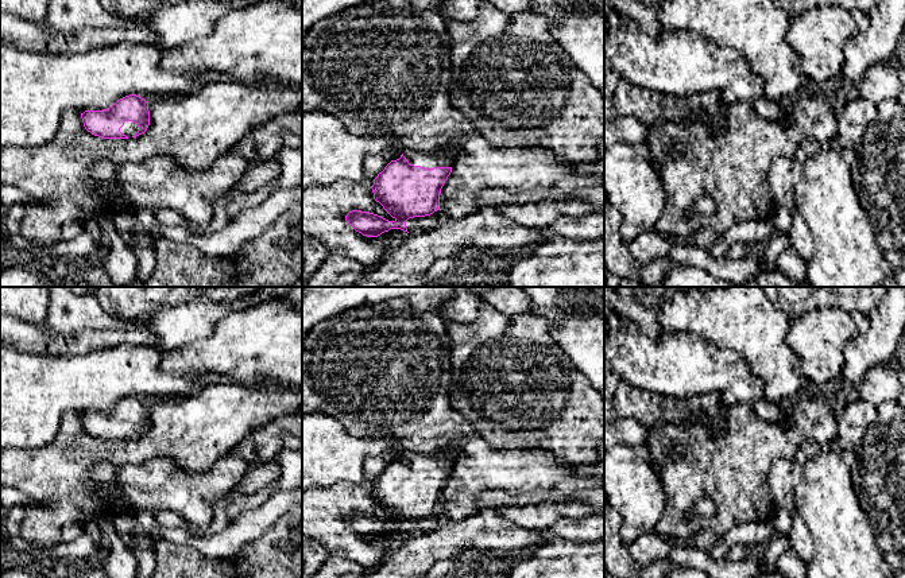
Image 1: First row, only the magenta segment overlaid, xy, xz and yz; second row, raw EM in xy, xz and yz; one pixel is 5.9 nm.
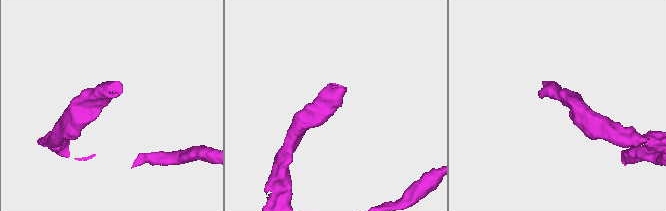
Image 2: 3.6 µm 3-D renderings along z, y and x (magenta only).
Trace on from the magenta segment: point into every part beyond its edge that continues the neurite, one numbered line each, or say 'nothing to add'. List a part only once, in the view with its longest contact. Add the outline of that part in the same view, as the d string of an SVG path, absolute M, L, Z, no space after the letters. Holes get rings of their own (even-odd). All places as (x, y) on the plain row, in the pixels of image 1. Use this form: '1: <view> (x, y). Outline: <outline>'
1: xz (445, 458). Outline: M449 447L433 455L425 455L410 451L405 453L403 458L409 462L410 466L421 468L425 470L434 470L434 469L453 469L456 455L457 455L457 449Z

